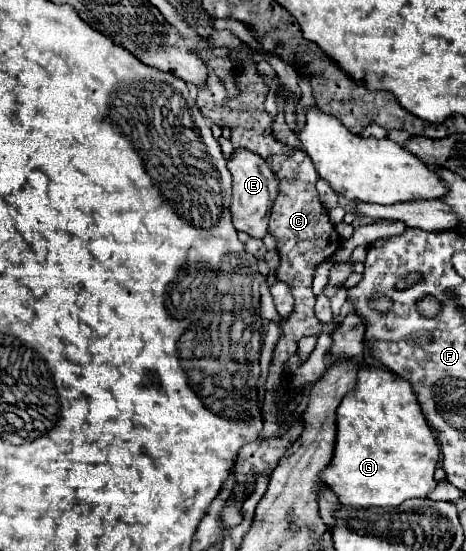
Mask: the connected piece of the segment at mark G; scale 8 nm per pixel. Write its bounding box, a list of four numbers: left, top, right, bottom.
[321,367,441,507]

